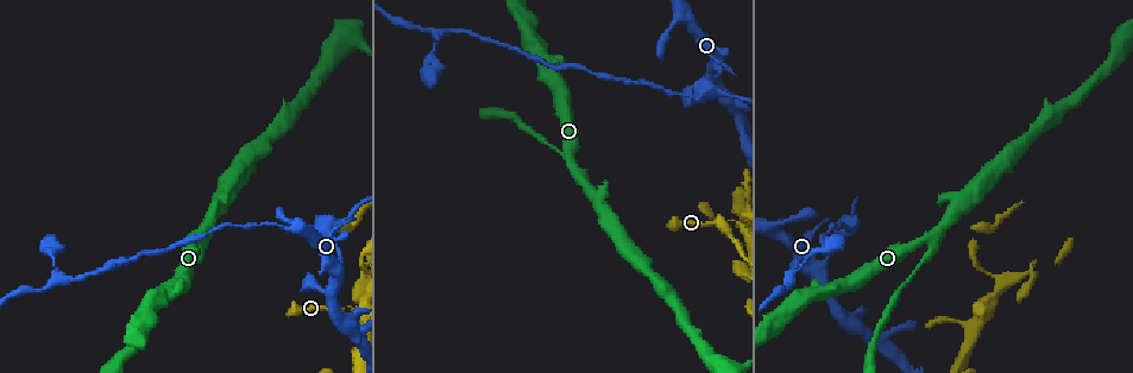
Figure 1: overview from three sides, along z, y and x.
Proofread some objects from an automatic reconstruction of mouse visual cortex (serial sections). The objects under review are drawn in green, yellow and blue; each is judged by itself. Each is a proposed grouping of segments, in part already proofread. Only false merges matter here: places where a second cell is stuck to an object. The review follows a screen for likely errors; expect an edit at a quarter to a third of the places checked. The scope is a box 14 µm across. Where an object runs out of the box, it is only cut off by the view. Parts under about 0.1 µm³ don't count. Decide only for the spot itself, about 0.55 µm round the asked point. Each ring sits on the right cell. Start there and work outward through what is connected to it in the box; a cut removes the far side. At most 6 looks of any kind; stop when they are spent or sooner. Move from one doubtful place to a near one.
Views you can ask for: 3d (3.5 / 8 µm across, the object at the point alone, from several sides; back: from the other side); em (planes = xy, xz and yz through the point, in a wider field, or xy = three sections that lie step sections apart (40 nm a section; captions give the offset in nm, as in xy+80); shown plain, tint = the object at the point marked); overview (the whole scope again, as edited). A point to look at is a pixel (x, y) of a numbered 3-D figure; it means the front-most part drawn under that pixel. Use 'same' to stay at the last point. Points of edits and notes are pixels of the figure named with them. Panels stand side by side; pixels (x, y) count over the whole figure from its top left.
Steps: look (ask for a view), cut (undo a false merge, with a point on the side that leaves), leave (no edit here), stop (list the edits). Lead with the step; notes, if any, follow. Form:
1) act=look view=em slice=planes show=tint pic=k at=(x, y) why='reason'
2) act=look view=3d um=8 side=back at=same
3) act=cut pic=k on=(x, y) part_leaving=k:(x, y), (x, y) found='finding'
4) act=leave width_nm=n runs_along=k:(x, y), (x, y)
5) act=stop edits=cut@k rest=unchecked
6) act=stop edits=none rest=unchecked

act=look view=3d um=3.5 pic=1 at=(349, 307) why='thick turns thin'

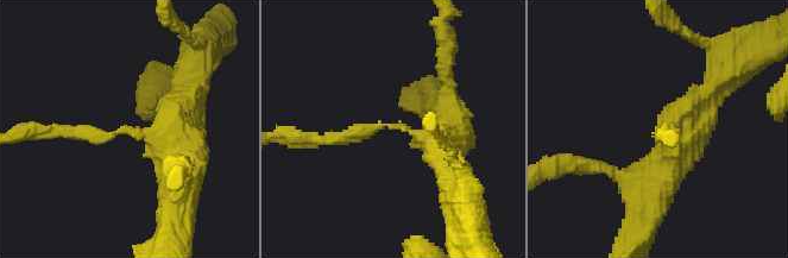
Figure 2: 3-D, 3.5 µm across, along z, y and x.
act=look view=em slice=xy step=1 show=tint pic=2 at=(390, 125)

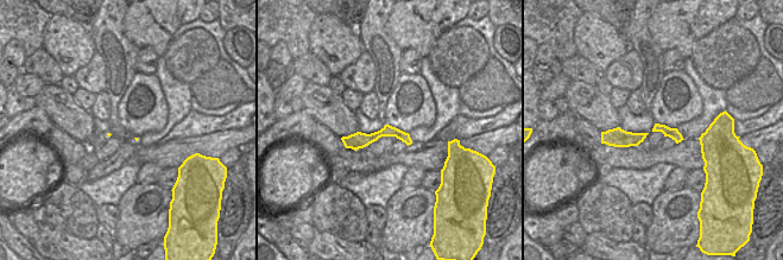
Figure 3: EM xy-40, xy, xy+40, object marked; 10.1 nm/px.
act=leave found='one cell here'

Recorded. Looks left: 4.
act=look view=3d um=3.5 pic=1 at=(341, 254) why='abrupt turn'

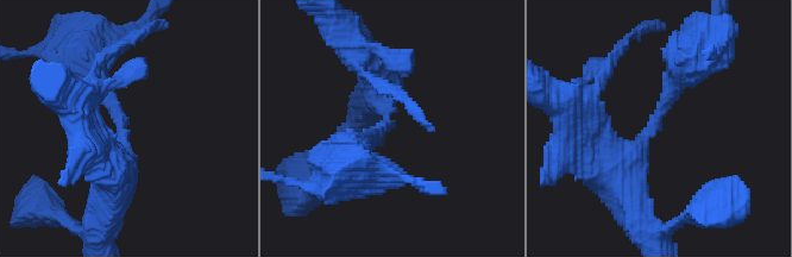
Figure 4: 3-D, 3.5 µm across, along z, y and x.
act=look view=em slice=planes show=tint pic=4 at=(654, 124) why='now the EM'

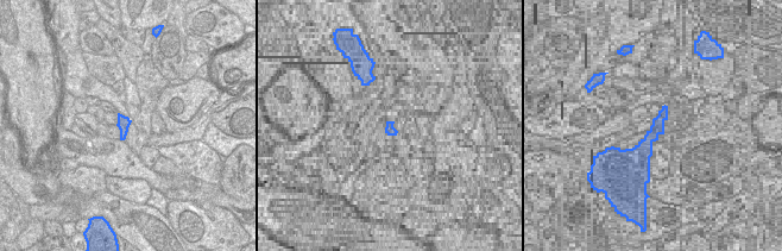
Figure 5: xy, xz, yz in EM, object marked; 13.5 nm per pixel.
act=look view=em slice=xy step=1 show=tint at=same why='another direction'

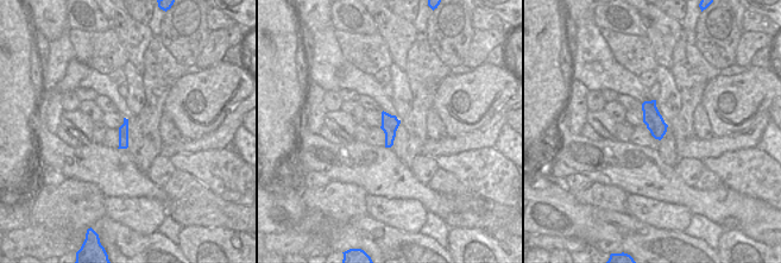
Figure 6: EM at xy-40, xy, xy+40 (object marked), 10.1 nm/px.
act=leave arm_widths_nm=250,500 runs_along=4:(599, 155), (630, 162), (687, 63) found='one cell here'

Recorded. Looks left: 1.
act=stop edits=none rest=unchecked

